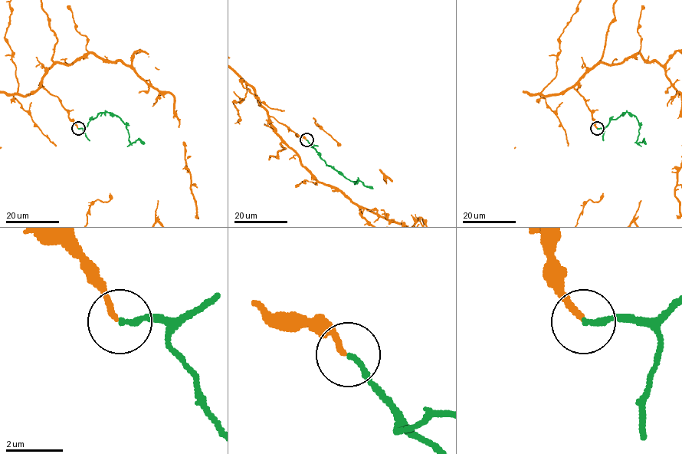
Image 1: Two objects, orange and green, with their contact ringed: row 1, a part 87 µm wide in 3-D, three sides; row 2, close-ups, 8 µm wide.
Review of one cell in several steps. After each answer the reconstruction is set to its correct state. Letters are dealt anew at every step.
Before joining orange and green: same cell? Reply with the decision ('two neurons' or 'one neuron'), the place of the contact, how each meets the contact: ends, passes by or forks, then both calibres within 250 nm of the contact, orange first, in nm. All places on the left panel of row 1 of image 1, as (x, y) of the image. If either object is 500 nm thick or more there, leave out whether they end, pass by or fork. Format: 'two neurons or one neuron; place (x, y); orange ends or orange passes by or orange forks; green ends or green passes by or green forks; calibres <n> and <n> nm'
one neuron; place (78, 128); orange ends; green ends; calibres 190 and 190 nm

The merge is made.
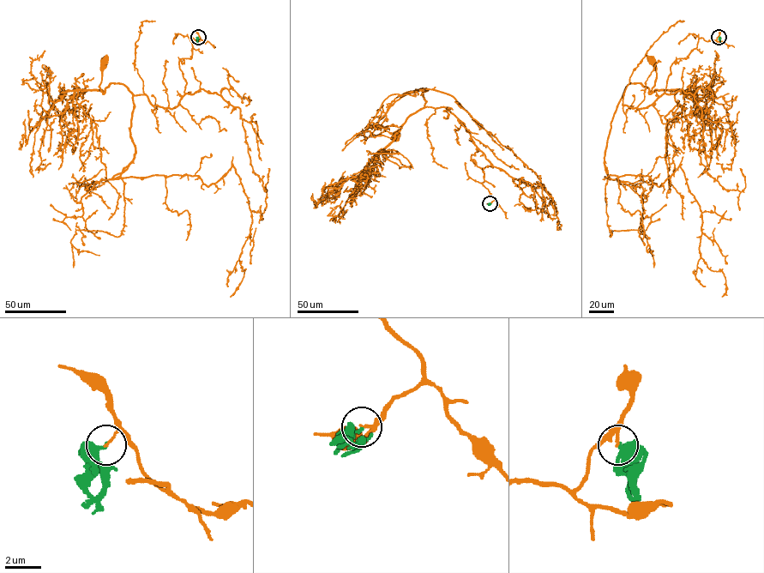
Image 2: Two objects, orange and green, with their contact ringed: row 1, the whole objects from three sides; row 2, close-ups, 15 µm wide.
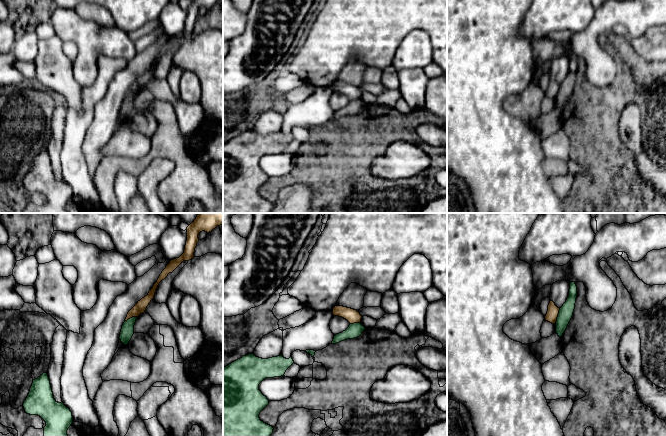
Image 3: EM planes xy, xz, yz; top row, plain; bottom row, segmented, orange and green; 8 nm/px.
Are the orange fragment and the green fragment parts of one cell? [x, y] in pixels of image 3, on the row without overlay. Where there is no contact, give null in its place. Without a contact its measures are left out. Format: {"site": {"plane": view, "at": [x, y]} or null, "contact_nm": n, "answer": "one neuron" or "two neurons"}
{"site": {"plane": "yz", "at": [557, 91]}, "contact_nm": 130, "answer": "two neurons"}

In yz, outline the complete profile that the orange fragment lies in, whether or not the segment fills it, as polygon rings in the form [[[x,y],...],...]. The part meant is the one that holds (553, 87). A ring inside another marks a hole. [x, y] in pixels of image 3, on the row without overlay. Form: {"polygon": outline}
{"polygon": [[[550,76],[550,79],[548,81],[548,87],[545,92],[545,96],[552,100],[555,100],[557,97],[558,90],[559,90],[559,86],[560,86],[560,84],[558,84],[555,81],[555,79]]]}

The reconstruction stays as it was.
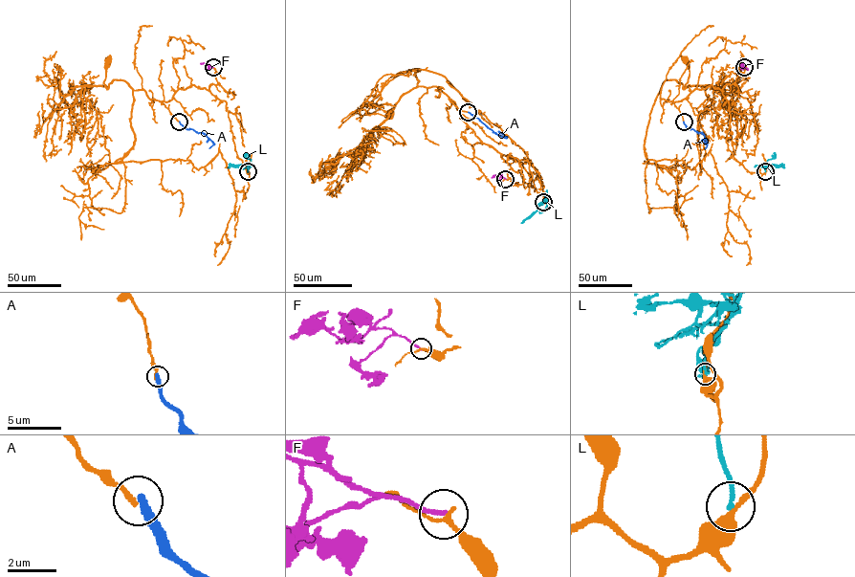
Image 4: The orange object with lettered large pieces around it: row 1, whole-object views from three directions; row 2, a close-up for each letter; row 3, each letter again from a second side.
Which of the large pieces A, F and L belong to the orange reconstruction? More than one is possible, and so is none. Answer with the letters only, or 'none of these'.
none of these

